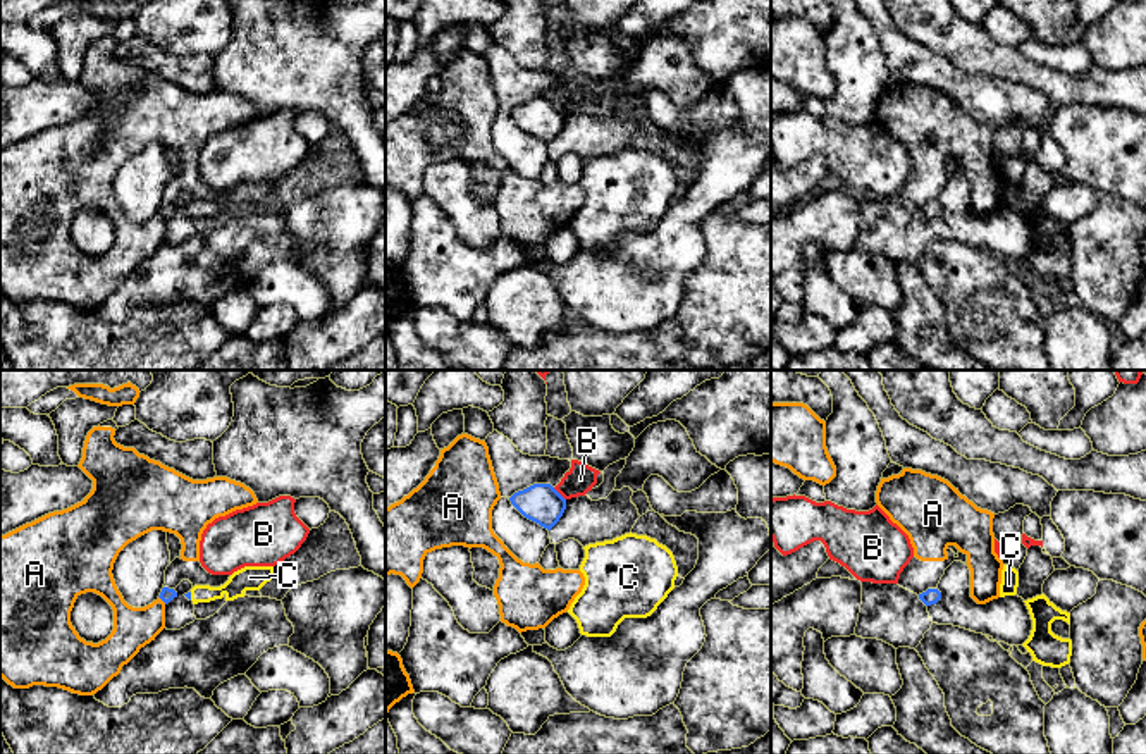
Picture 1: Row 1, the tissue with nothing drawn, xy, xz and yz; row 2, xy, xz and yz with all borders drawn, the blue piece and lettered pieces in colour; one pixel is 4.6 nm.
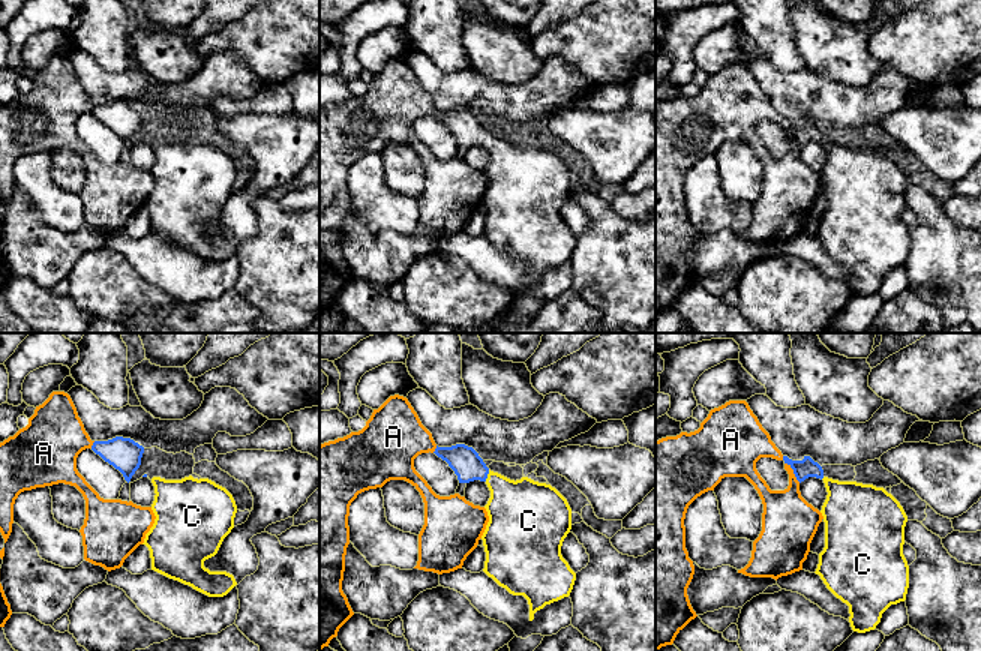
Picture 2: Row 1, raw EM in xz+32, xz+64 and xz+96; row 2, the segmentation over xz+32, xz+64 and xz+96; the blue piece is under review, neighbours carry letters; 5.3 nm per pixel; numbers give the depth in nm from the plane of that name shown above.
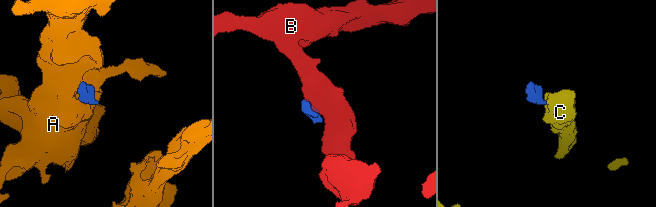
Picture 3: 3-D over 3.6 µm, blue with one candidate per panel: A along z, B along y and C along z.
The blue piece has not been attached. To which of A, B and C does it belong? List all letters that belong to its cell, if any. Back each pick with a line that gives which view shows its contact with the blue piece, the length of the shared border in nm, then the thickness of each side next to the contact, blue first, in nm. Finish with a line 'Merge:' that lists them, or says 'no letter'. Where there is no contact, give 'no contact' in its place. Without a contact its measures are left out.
C: contact in xy; length 40 nm; calibres 20 and 100 nm
Merge: C

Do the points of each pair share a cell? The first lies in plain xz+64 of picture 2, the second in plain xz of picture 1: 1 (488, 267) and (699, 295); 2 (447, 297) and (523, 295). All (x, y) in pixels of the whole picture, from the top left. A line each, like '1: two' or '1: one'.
1: two
2: one

